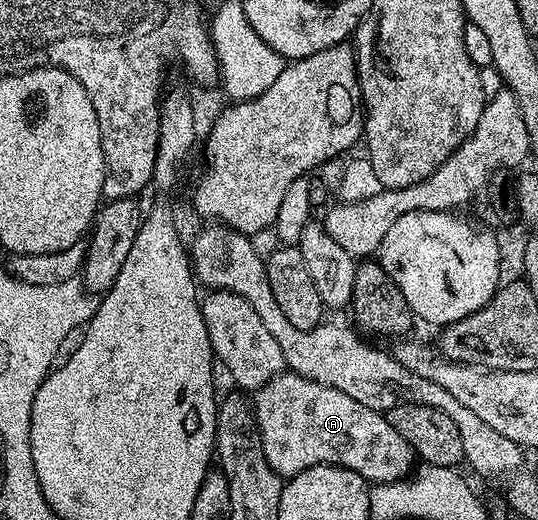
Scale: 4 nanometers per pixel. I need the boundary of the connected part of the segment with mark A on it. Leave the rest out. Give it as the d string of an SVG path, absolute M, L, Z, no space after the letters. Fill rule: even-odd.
M275 375L271 381L262 384L255 395L254 410L262 437L262 449L266 453L266 461L270 461L270 469L274 469L281 477L291 477L314 465L325 463L350 469L367 479L369 484L375 485L405 478L413 470L412 462L417 462L416 452L412 450L406 437L402 437L402 433L398 433L398 429L390 425L387 414L366 409L366 405L354 401L354 397L346 397L346 393L330 385L322 385L307 375Z

